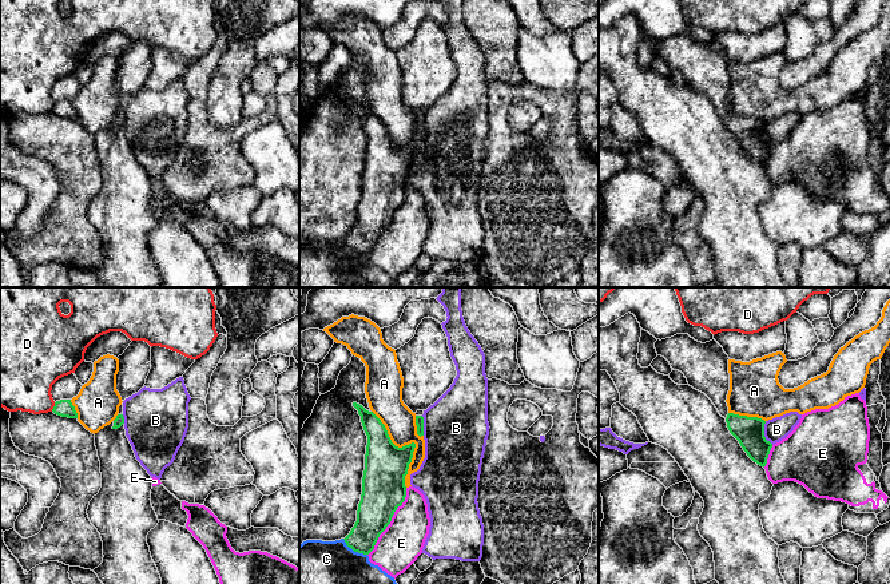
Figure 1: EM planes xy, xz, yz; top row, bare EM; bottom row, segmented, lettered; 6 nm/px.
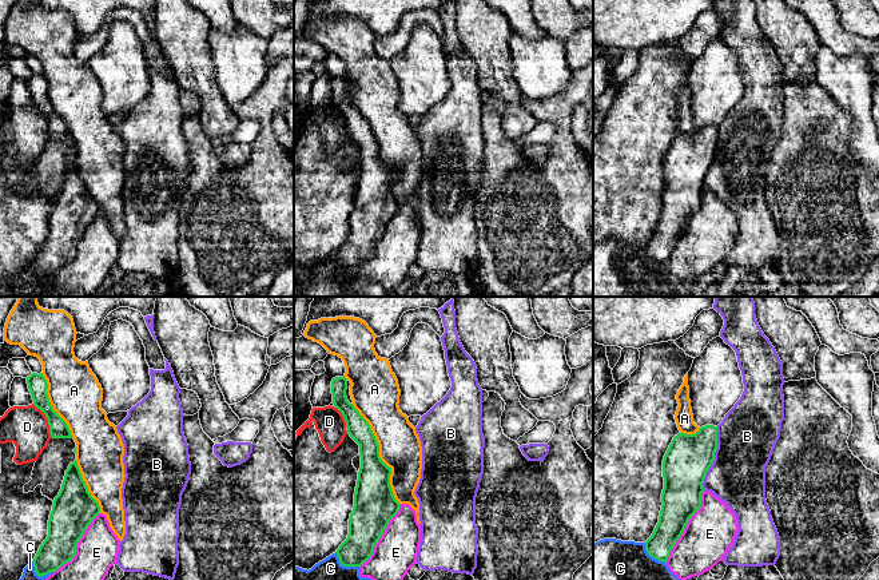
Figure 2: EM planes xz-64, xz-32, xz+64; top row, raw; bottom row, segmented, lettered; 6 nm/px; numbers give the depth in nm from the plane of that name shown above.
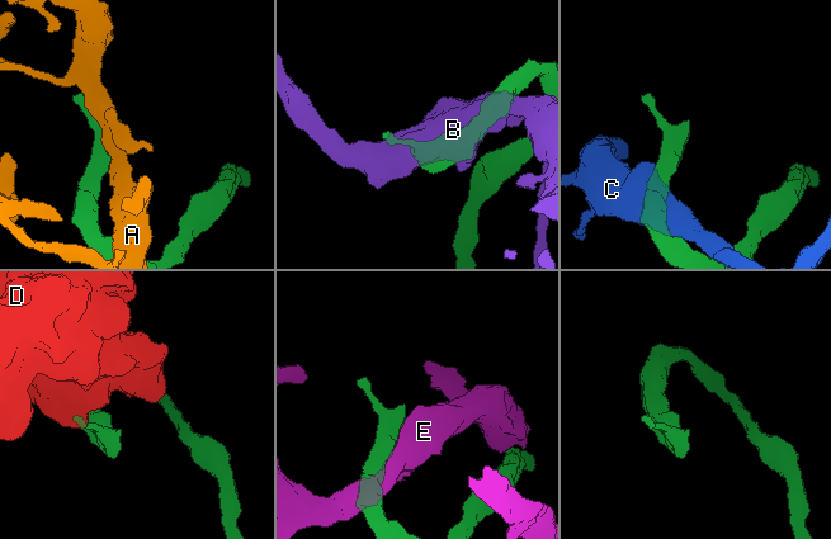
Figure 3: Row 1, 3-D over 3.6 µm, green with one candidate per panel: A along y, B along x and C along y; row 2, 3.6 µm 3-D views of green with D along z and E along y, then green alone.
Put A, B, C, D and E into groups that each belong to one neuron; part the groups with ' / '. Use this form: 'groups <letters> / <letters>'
groups A / B / C / D / E

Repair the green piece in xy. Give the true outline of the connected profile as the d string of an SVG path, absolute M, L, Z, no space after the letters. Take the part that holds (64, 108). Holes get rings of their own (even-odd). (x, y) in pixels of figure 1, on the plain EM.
M60 100L55 103L52 112L61 118L78 119L78 114L71 100Z

